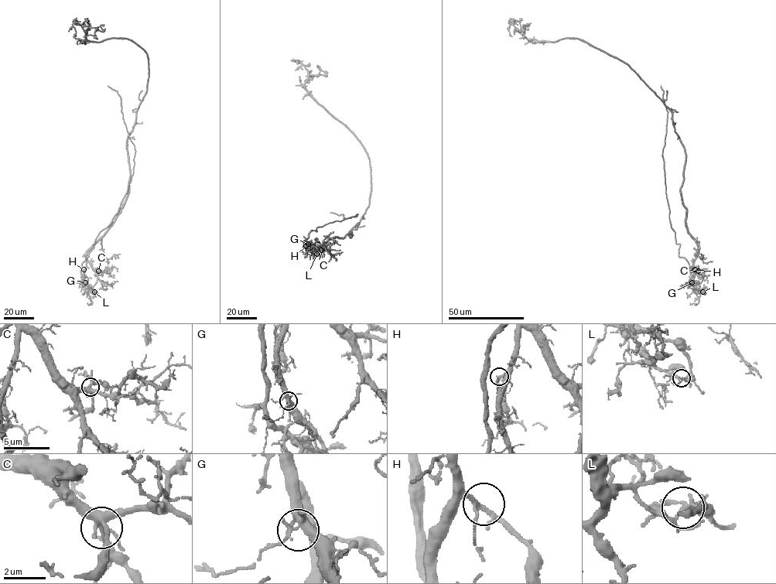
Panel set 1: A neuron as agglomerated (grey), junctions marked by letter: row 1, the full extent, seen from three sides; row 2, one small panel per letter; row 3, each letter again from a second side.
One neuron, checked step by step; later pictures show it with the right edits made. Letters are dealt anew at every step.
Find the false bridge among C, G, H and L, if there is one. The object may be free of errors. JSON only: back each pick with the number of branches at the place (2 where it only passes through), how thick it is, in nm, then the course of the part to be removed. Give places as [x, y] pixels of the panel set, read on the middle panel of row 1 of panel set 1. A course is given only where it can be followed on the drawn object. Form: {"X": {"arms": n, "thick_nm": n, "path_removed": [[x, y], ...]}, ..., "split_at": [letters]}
{"L": {"arms": 6, "thick_nm": 200, "path_removed": [[316, 254], [304, 244], [311, 230], [316, 231], [317, 227], [357, 214], [344, 219], [343, 214], [330, 213]]}, "split_at": ["L"]}

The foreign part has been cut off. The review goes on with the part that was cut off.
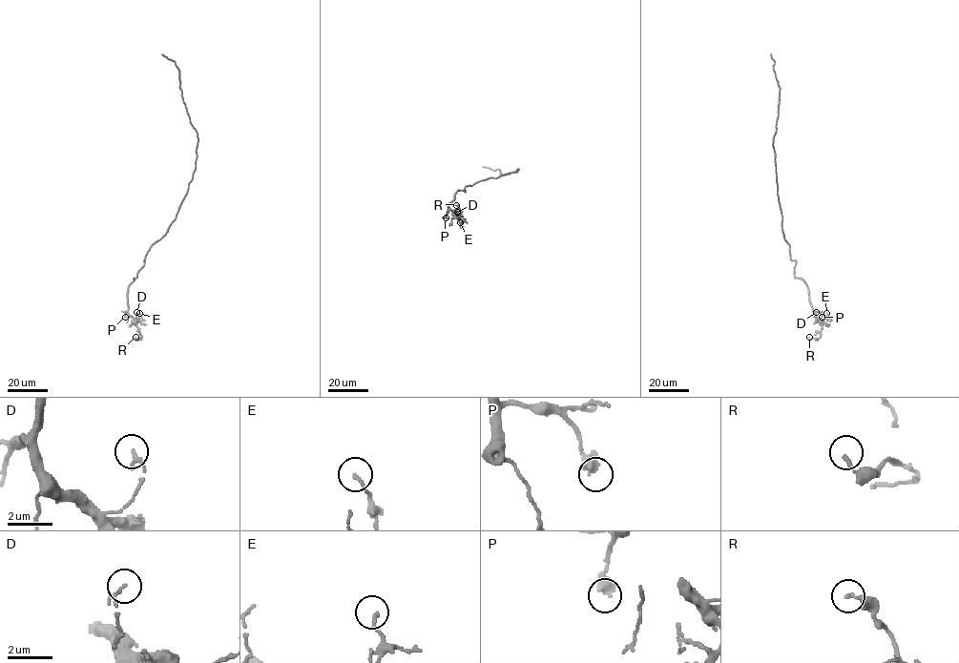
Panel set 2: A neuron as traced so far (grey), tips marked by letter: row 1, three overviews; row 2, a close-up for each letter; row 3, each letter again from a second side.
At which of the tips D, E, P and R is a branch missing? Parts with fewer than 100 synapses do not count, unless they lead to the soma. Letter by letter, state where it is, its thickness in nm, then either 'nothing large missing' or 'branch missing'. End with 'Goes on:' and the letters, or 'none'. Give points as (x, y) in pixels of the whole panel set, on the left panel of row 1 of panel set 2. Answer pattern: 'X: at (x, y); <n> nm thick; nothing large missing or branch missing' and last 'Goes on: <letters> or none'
D: at (136, 312); 130 nm thick; nothing large missing
E: at (139, 313); 120 nm thick; nothing large missing
P: at (125, 317); 480 nm thick; nothing large missing
R: at (135, 337); 140 nm thick; nothing large missing
Goes on: none

